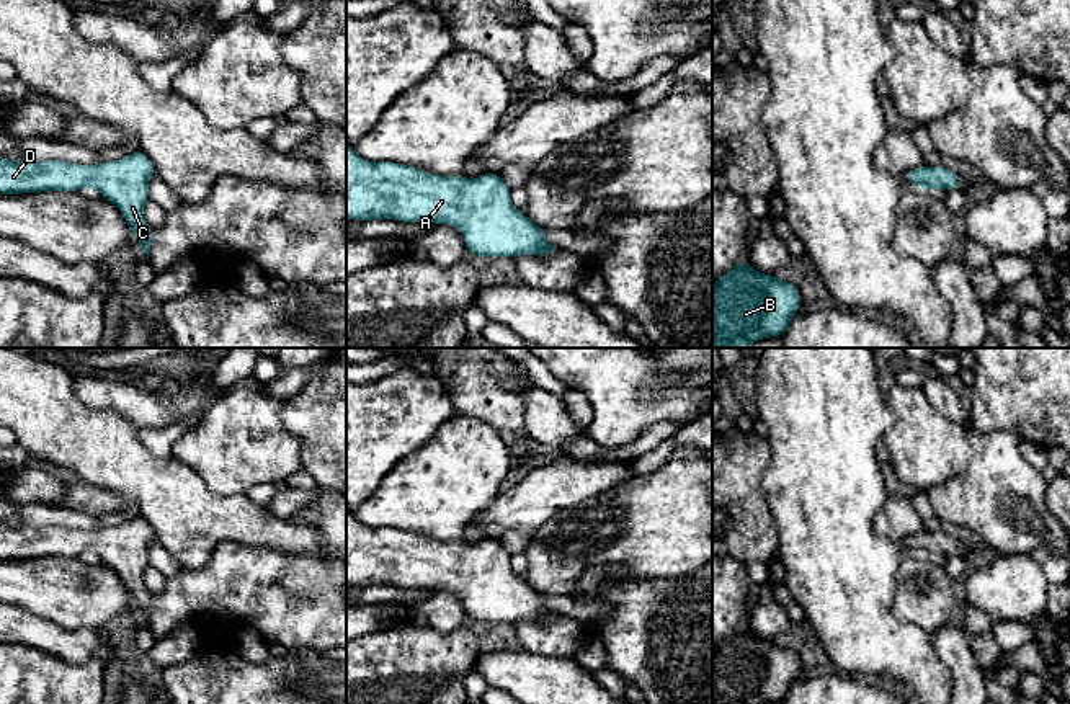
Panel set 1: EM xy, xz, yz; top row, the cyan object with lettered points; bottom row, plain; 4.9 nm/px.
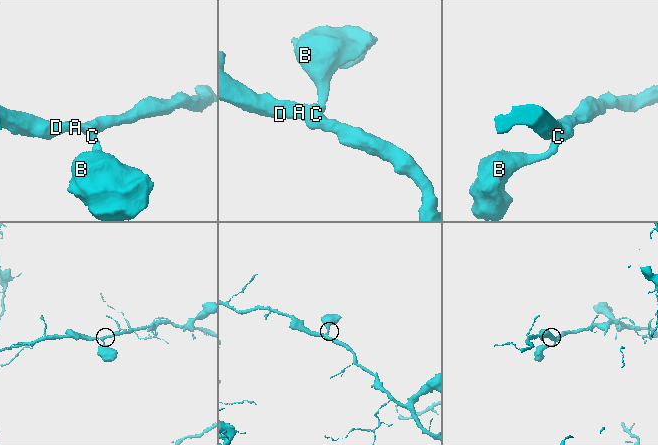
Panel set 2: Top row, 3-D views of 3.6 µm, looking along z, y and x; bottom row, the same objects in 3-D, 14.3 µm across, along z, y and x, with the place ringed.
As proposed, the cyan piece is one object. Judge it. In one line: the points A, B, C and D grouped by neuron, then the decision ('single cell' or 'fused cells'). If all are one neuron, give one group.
A B C D | single cell

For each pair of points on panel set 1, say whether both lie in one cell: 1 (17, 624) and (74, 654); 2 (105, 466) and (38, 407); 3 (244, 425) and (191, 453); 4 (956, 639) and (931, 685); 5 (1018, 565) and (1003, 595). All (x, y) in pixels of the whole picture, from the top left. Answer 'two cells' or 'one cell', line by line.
1: one cell
2: one cell
3: one cell
4: two cells
5: one cell

